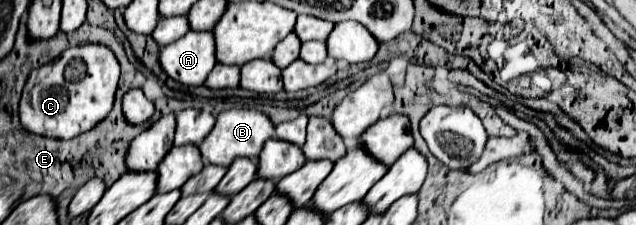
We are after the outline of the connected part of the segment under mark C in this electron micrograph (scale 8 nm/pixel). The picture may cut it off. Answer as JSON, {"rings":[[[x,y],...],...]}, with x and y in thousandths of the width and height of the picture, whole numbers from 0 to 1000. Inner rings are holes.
{"rings":[[[135,191],[116,218],[104,218],[97,253],[88,253],[85,271],[47,324],[31,440],[31,538],[41,582],[57,600],[88,609],[88,618],[123,609],[126,591],[145,573],[154,538],[160,538],[173,502],[186,351],[189,351],[189,280],[173,209],[154,191]],[[113,262],[132,262],[138,298],[135,342],[119,369],[104,360],[101,342],[101,298]]]}

